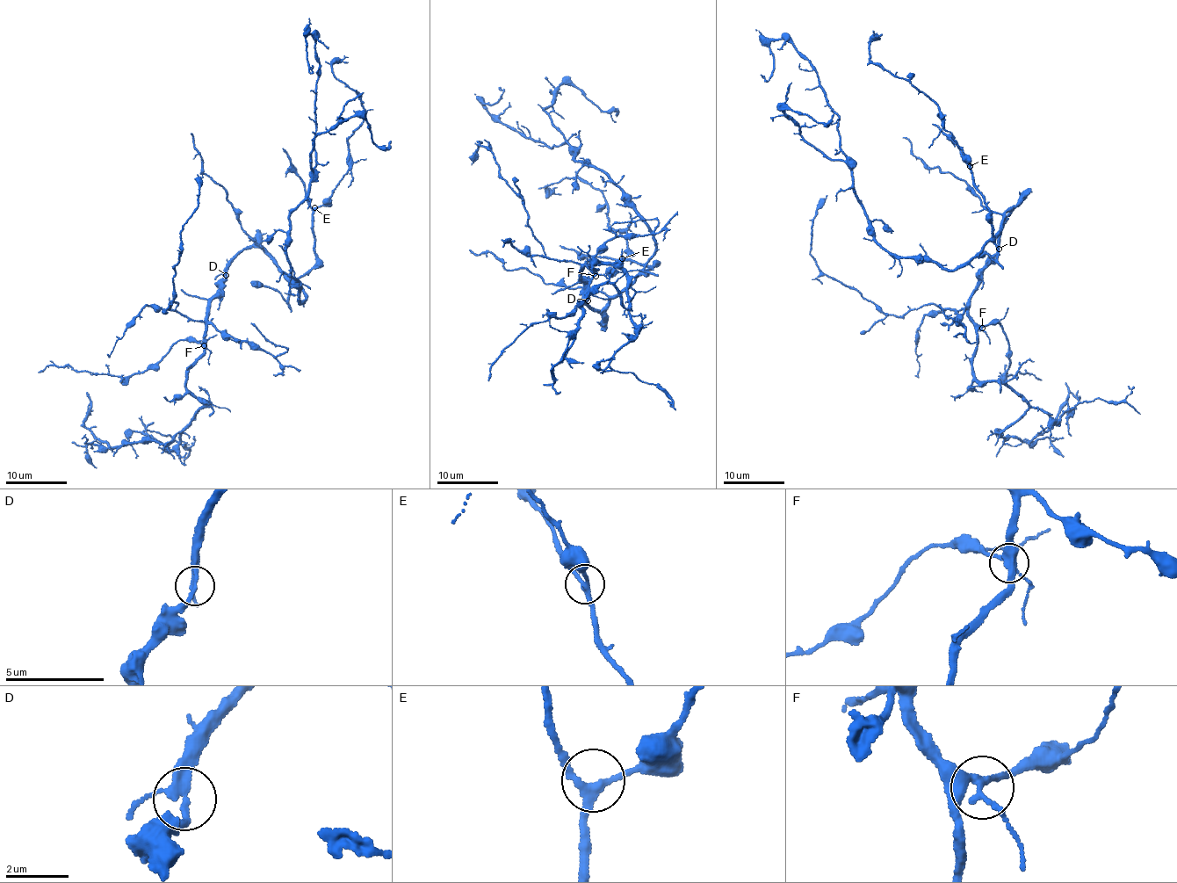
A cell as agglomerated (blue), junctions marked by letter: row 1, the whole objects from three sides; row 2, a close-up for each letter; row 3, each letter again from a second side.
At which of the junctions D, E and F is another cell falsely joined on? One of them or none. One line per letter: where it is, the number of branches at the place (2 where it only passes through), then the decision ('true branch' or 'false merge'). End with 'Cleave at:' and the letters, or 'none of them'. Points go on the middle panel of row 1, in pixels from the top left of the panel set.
D: (588, 300) | 3 | true branch
E: (622, 258) | 3 | true branch
F: (595, 276) | 3 | true branch
Cleave at: none of them

